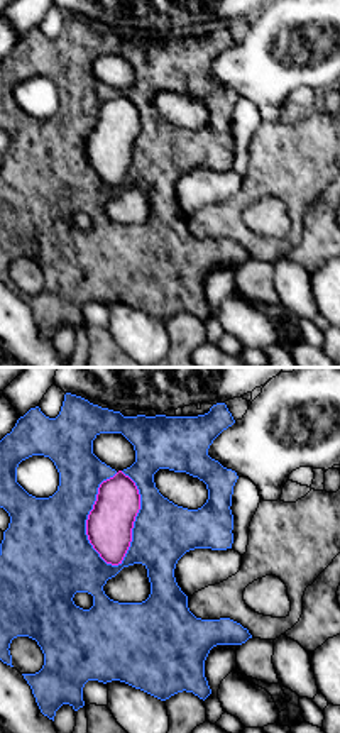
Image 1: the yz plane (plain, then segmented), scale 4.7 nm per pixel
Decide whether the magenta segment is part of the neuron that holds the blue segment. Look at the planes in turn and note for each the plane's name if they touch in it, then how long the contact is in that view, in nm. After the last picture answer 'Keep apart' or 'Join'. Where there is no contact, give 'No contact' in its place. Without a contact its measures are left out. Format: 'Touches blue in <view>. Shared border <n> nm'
Touches blue in yz. Shared border 460 nm

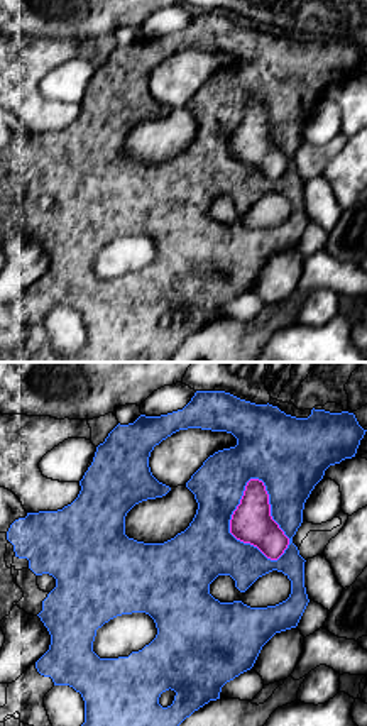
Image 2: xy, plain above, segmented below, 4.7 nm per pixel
Touches blue in xy. Shared border 420 nm

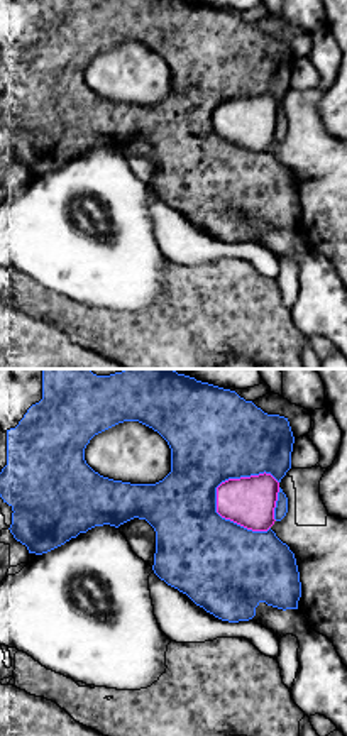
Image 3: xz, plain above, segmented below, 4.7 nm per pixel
Touches blue in xz. Shared border 340 nm

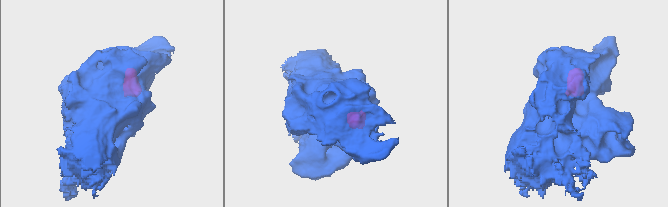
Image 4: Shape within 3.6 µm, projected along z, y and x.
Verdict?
Keep apart

